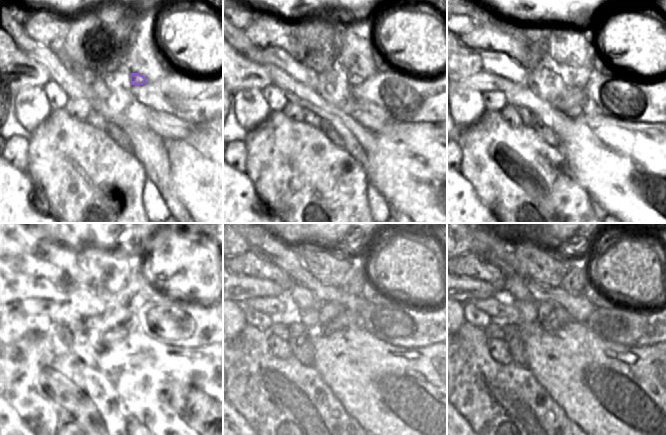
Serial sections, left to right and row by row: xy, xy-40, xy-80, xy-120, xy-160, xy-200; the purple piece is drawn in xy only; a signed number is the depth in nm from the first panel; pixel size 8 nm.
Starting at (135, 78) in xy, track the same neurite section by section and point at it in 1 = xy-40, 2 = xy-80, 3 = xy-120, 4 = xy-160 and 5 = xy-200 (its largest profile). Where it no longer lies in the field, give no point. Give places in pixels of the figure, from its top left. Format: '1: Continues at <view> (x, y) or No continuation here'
1: Continues at xy-40 (353, 79)
2: Continues at xy-80 (575, 76)
3: Continues at xy-120 (131, 294)
4: Continues at xy-160 (354, 282)
5: Continues at xy-200 (577, 279)

